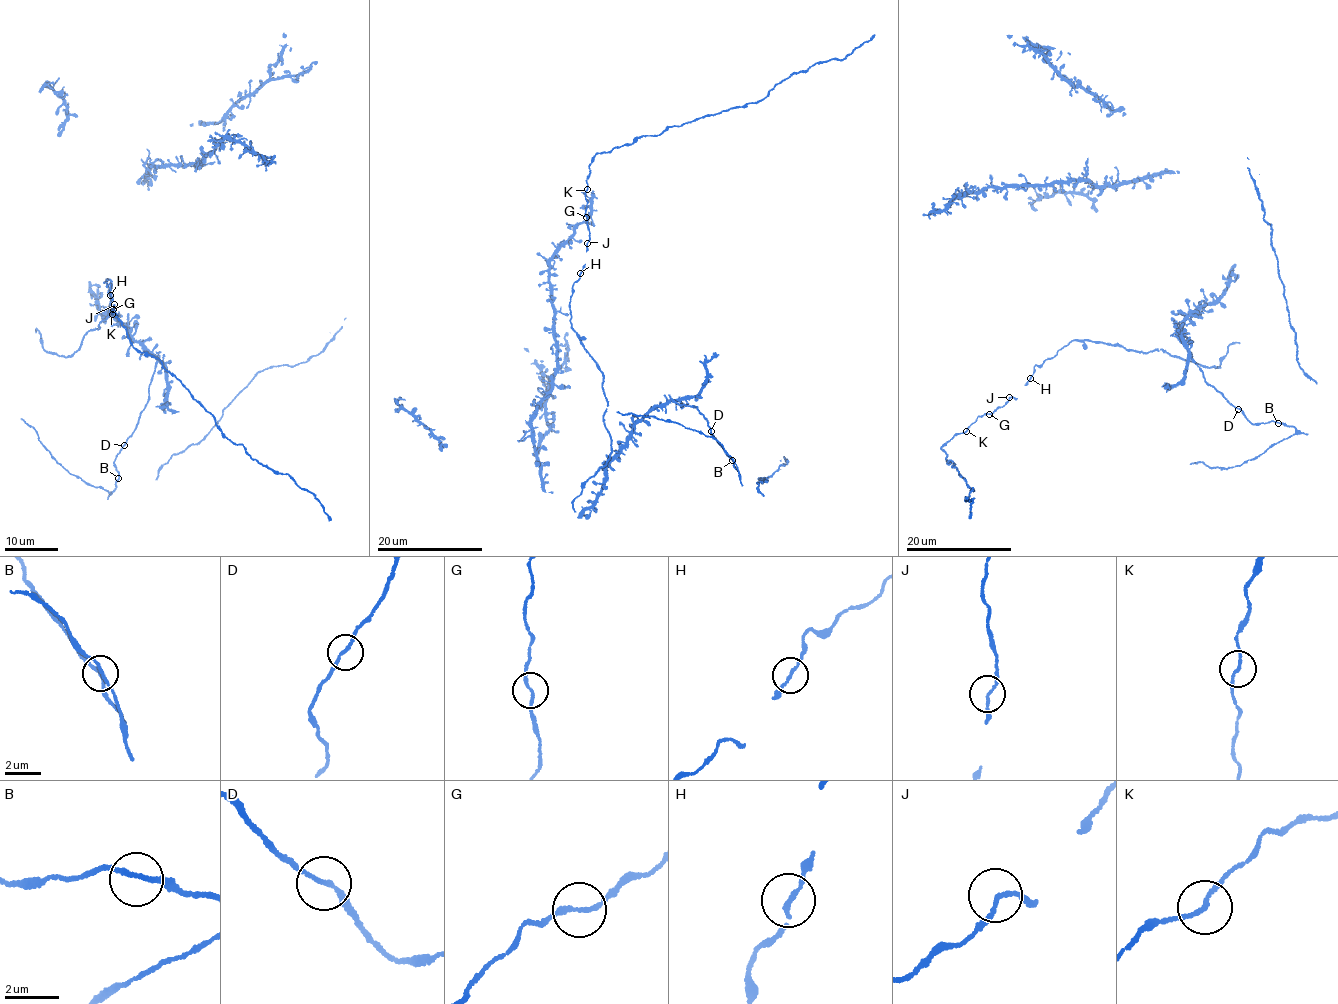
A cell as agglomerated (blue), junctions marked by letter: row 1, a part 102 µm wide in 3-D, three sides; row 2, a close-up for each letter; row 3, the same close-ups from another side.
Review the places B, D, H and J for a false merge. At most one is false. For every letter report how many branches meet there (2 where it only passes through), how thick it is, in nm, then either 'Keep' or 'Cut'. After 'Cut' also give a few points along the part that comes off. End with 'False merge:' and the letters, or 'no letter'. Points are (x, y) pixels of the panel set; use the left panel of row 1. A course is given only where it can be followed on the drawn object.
B: Branches: 2. Thickness 150 nm. Keep
D: Branches: 2. Thickness 150 nm. Keep
H: Branches: 2. Thickness 130 nm. Keep
J: Branches: 2. Thickness 120 nm. Keep
False merge: no letter

